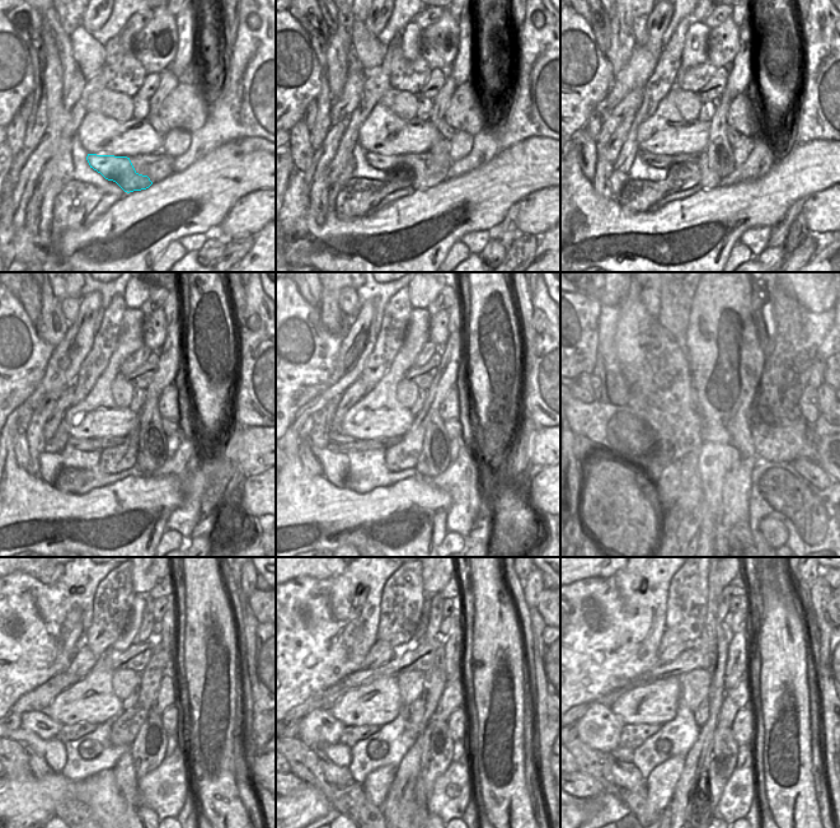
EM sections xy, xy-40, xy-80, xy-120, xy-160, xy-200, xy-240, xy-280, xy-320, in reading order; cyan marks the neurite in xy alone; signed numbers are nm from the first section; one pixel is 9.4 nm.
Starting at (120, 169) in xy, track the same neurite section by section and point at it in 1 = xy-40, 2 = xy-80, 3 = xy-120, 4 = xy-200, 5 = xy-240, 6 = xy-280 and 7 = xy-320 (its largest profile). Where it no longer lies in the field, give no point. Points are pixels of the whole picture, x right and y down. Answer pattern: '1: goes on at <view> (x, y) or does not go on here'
1: goes on at xy-40 (386, 163)
2: goes on at xy-80 (662, 162)
3: goes on at xy-120 (80, 444)
4: goes on at xy-200 (615, 439)
5: goes on at xy-240 (40, 723)
6: goes on at xy-280 (317, 728)
7: goes on at xy-320 (599, 728)

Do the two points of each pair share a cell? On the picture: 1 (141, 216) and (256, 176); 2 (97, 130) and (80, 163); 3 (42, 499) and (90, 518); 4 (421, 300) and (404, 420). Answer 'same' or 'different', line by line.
1: same
2: different
3: same
4: different

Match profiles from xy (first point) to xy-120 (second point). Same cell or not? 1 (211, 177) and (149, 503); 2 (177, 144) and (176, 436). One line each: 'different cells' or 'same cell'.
1: same cell
2: same cell

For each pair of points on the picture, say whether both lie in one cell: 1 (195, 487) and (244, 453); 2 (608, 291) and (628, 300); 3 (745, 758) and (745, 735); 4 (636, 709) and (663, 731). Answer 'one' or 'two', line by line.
1: one
2: one
3: two
4: two

